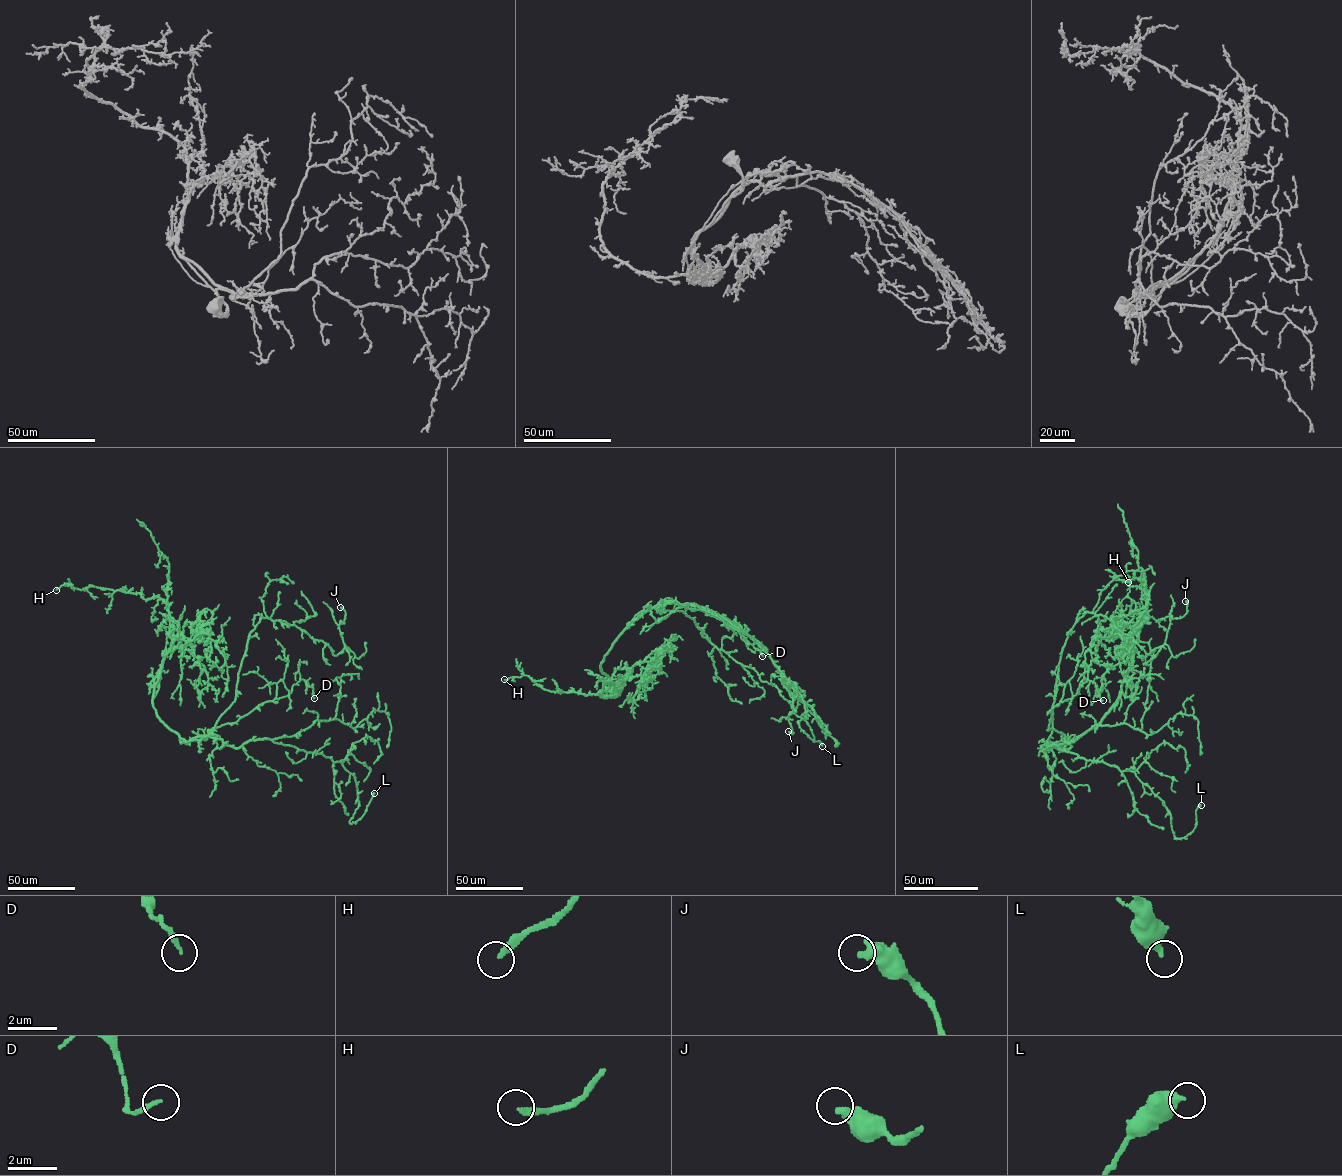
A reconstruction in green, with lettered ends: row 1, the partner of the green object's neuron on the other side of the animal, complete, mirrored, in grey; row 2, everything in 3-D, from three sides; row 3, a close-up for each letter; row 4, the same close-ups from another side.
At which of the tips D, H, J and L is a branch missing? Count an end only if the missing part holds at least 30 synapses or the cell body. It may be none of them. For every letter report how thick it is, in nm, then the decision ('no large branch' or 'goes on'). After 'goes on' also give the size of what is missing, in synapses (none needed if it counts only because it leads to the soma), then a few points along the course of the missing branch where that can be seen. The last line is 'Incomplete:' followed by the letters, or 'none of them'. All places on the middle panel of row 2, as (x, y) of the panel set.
D: 170 nm | no large branch
H: 200 nm | goes on | 60 syn | (504, 679), (492, 672), (499, 657), (503, 655)
J: 420 nm | no large branch
L: 420 nm | no large branch
Incomplete: H

